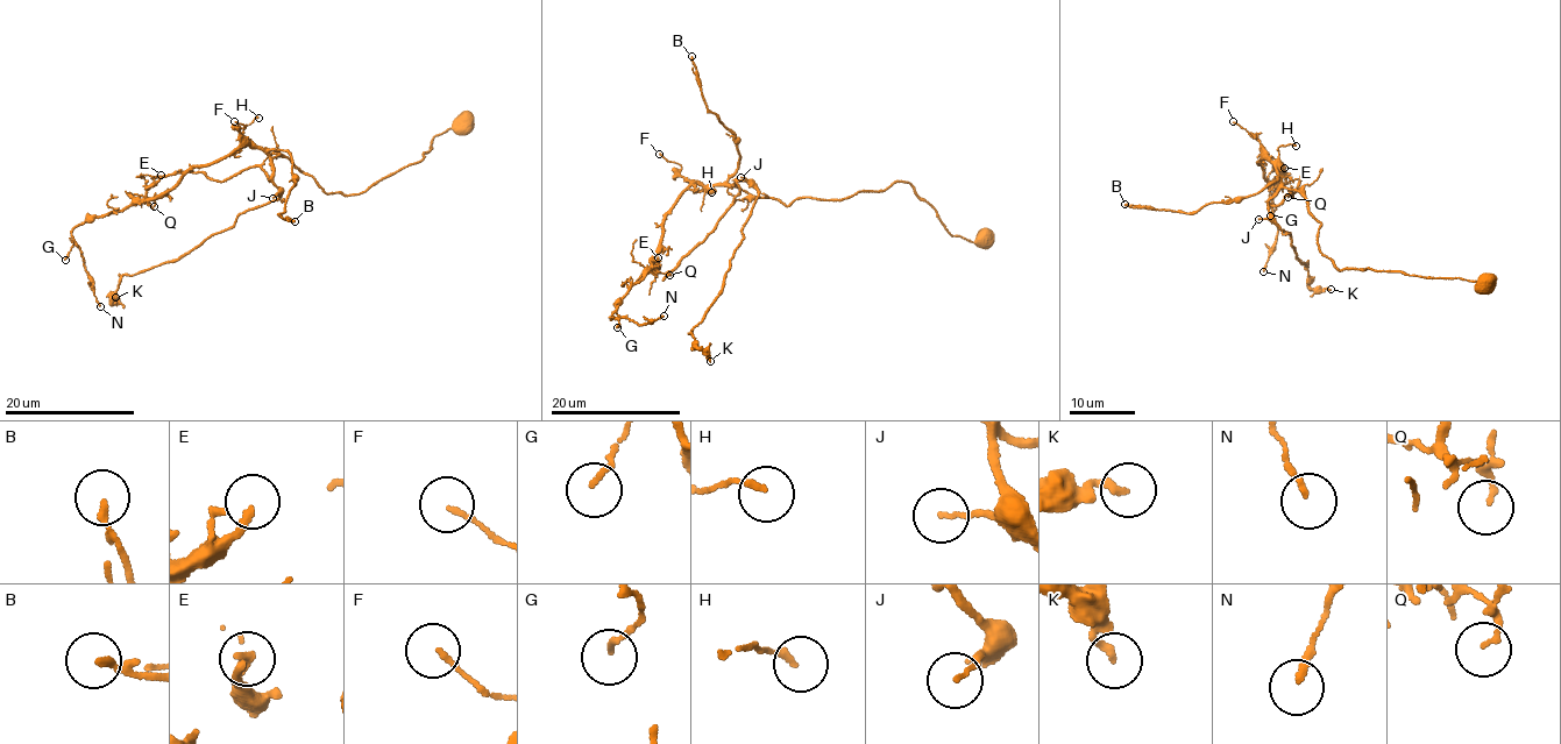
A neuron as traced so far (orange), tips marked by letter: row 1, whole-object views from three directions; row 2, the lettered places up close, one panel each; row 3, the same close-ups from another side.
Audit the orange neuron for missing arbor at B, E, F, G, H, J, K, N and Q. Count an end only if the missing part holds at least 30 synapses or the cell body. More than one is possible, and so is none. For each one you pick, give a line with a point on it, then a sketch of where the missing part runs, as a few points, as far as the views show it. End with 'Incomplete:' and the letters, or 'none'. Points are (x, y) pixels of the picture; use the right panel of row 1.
Incomplete: none

